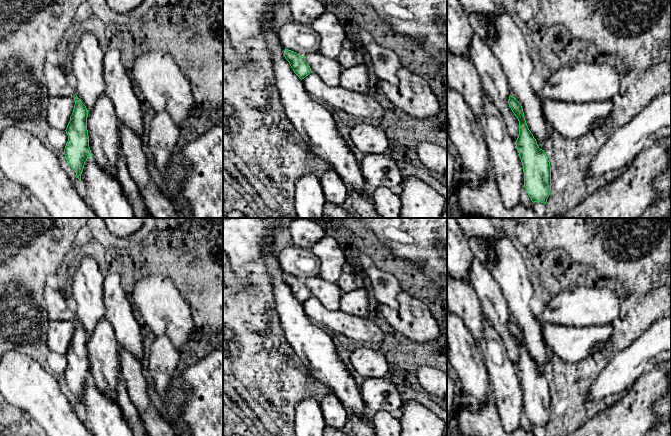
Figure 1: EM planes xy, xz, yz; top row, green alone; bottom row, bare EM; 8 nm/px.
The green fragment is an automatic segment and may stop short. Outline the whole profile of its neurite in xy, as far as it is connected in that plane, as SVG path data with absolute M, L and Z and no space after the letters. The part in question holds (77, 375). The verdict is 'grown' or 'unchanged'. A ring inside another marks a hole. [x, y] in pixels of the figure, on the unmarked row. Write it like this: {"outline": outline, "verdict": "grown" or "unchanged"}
{"outline": "M76 318L73 321L75 329L65 354L68 365L64 373L64 379L67 387L81 405L85 386L89 381L92 381L87 354L88 334Z", "verdict": "unchanged"}

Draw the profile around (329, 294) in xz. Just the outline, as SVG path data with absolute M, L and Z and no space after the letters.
M318 276L304 280L312 297L317 298L321 304L331 311L340 310L339 303L342 291L337 283L331 283Z

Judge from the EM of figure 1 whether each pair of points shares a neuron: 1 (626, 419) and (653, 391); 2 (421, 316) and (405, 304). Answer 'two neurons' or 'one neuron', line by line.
1: one neuron
2: one neuron

